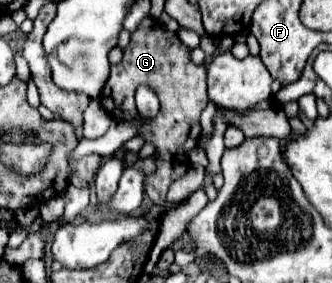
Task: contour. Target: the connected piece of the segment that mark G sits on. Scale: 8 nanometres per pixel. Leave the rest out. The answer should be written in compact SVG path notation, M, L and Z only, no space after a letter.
M145 17L139 29L131 35L131 43L125 49L123 61L119 65L111 65L111 75L101 93L101 103L105 111L113 119L131 121L131 117L137 115L133 95L139 85L153 87L161 101L157 117L147 121L147 125L141 129L141 135L147 139L147 143L153 143L157 147L157 171L155 175L147 177L145 193L155 205L165 207L163 209L165 215L167 211L183 205L183 203L167 203L165 195L169 185L189 171L187 153L197 147L201 135L199 117L207 105L207 71L203 65L191 63L189 47L181 43L177 33L167 31L155 19Z

